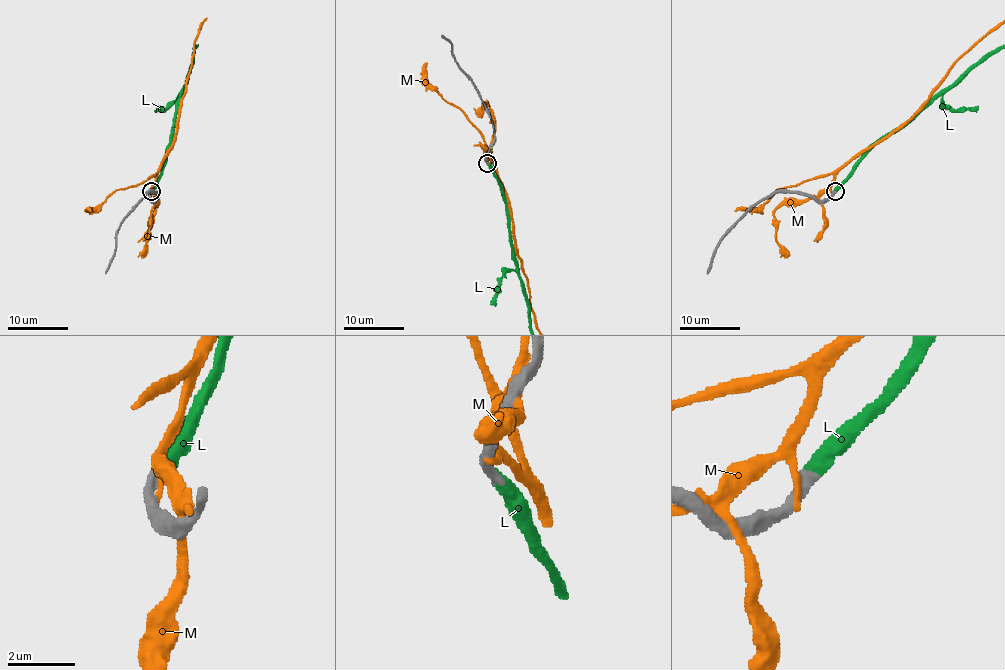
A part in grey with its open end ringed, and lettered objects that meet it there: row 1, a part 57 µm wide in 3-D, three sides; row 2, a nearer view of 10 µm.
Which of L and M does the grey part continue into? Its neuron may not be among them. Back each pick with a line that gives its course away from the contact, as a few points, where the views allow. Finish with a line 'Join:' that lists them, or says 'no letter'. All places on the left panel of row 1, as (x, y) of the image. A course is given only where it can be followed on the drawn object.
L: via (151, 192), (169, 145), (175, 103), (180, 99), (192, 55), (198, 46), (201, 13)
Join: L

